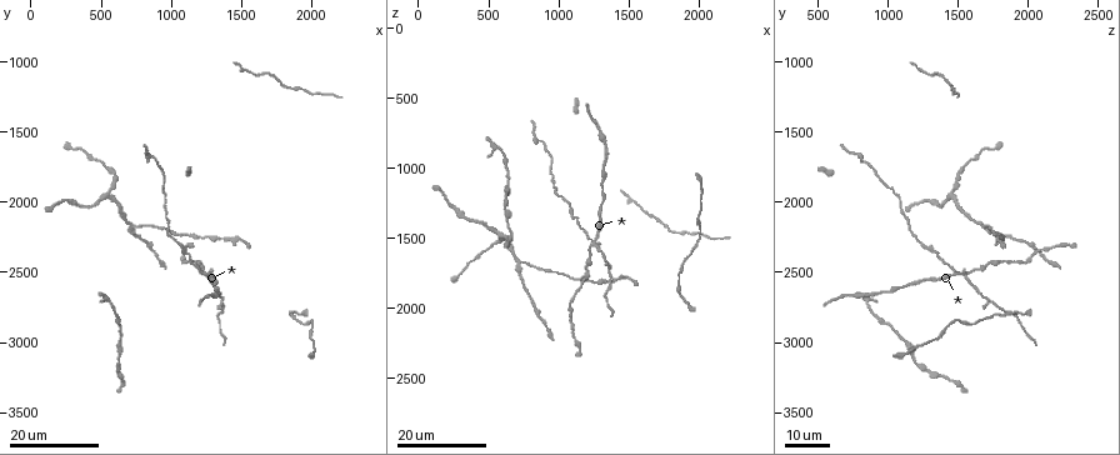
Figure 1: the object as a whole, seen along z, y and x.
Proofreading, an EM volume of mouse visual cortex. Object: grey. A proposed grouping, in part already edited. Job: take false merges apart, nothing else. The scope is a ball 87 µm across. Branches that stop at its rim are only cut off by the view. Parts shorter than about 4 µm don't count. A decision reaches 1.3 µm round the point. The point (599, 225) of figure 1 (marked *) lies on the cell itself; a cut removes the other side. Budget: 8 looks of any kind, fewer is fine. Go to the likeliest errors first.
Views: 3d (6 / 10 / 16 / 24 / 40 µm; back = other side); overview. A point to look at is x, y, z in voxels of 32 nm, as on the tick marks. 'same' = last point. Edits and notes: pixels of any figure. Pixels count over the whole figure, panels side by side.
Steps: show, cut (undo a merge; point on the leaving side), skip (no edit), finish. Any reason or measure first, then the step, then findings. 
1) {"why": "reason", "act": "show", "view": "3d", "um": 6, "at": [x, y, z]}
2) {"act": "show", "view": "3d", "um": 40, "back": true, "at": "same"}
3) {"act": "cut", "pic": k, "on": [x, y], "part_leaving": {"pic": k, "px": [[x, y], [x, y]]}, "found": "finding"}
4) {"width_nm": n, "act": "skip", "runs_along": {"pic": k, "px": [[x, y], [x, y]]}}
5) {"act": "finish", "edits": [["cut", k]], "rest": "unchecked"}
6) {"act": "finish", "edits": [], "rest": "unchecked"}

{"why": "two arms in line, one across", "act": "show", "view": "3d", "um": 16, "at": [1240, 2520, 1540]}

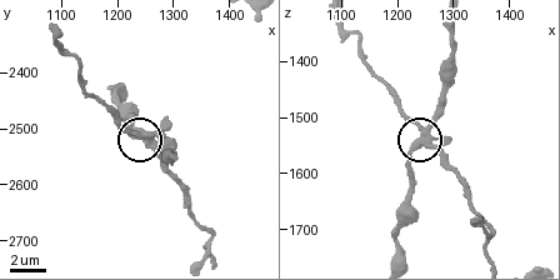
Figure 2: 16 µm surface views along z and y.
{"why": "closer look", "act": "show", "view": "3d", "um": 10, "at": [1240, 2515, 1520]}

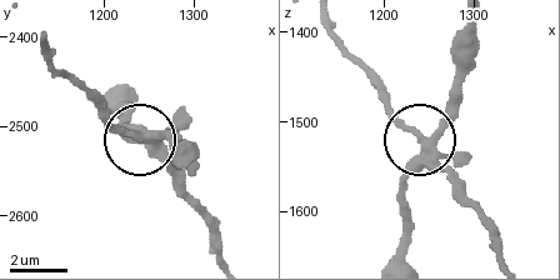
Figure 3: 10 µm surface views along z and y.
{"act": "cut", "pic": 3, "on": [184, 118], "part_leaving": {"pic": 3, "px": [[148, 140], [116, 129], [58, 69], [45, 33]]}, "found": "two cells meet here"}

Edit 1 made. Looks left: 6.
{"why": "see it whole again", "act": "show", "view": "overview"}

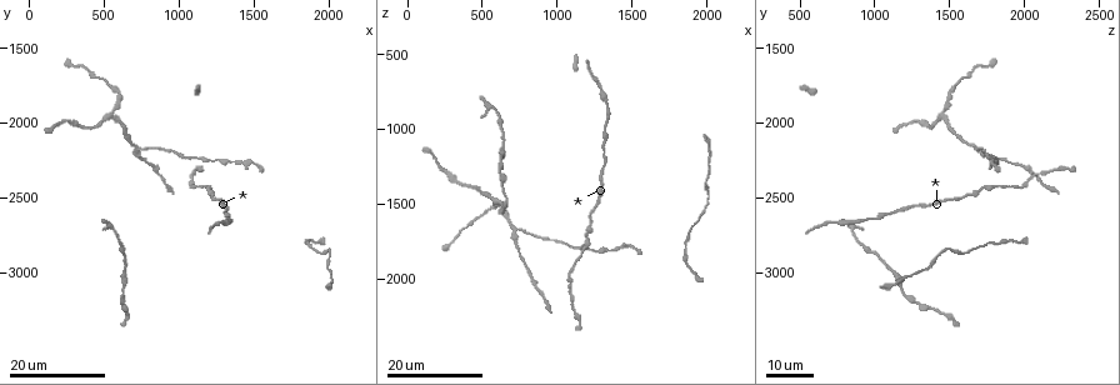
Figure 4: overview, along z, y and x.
{"act": "show", "view": "3d", "um": 16, "at": [540, 1940, 1440]}

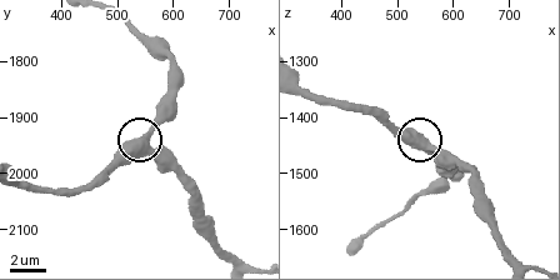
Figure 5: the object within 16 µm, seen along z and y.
{"act": "show", "view": "3d", "um": 6, "at": "same"}

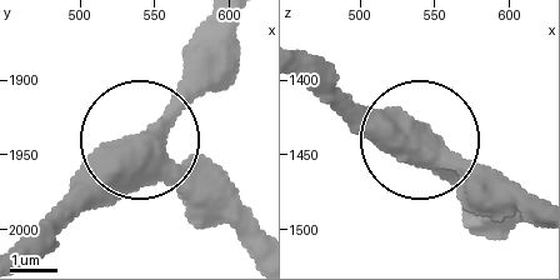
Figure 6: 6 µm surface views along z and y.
{"act": "skip", "runs_along": {"pic": 6, "px": [[255, 259], [139, 148], [60, 219]]}, "found": "continuous, no second cell"}

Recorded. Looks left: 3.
{"act": "show", "view": "3d", "um": 16, "at": [1880, 2800, 1840]}

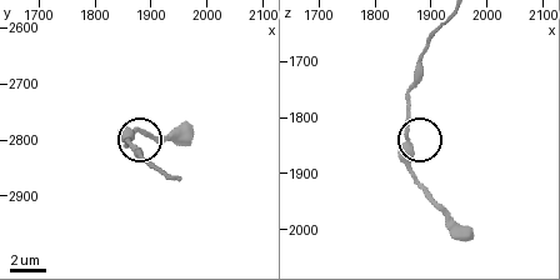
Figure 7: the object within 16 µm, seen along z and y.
{"act": "show", "view": "3d", "um": 6, "at": [1860, 2790, 1850]}

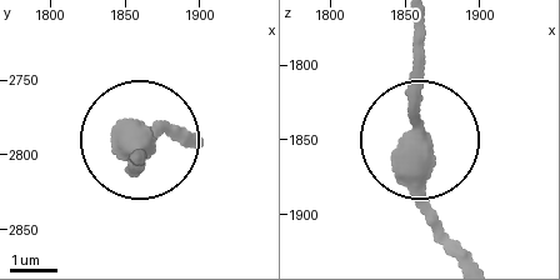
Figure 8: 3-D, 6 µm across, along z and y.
{"act": "show", "view": "3d", "um": 6, "back": true, "at": [1862, 2796, 1848]}

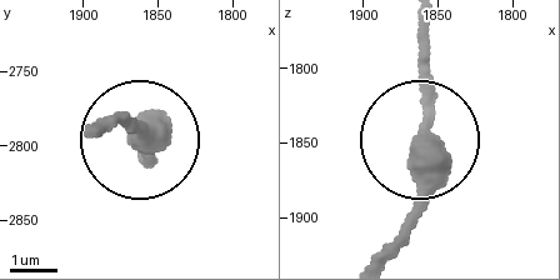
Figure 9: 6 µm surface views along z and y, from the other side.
{"act": "skip", "found": "one cell here"}

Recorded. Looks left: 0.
{"act": "finish", "edits": [["cut", 3]], "rest": "unchecked"}

